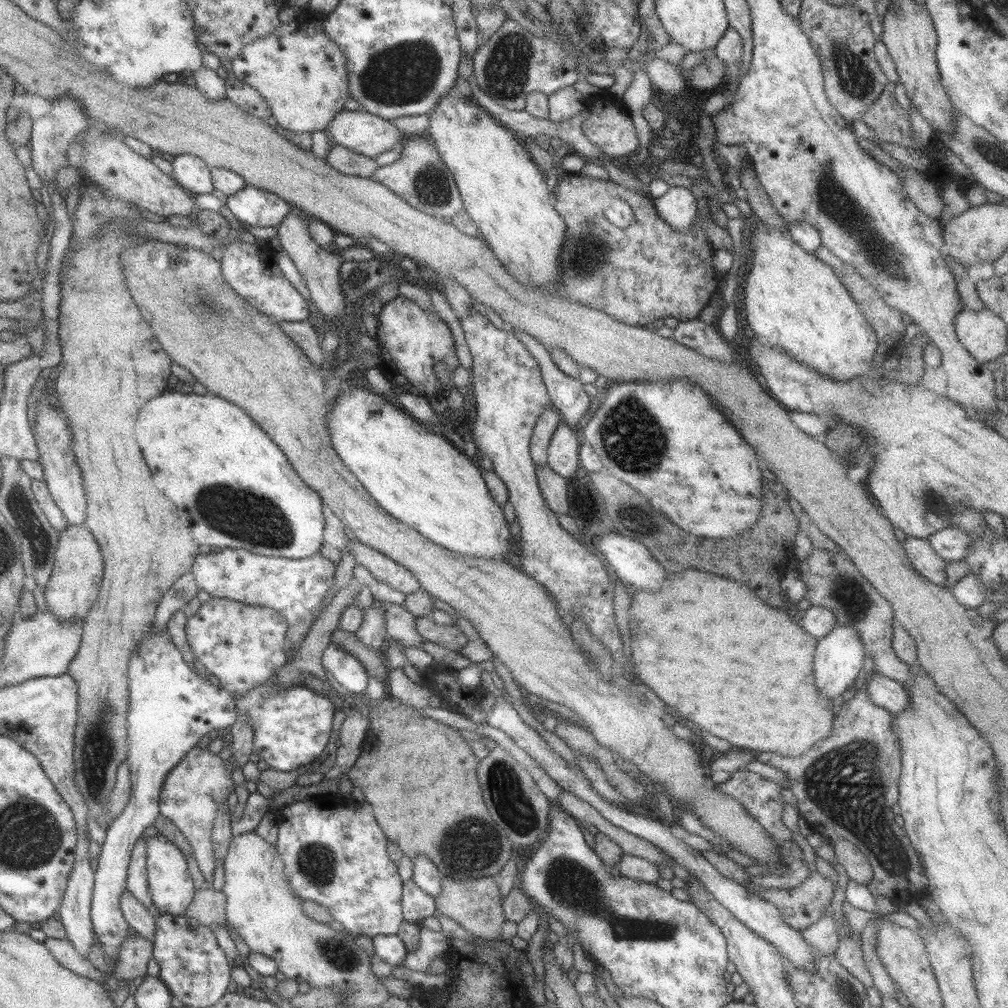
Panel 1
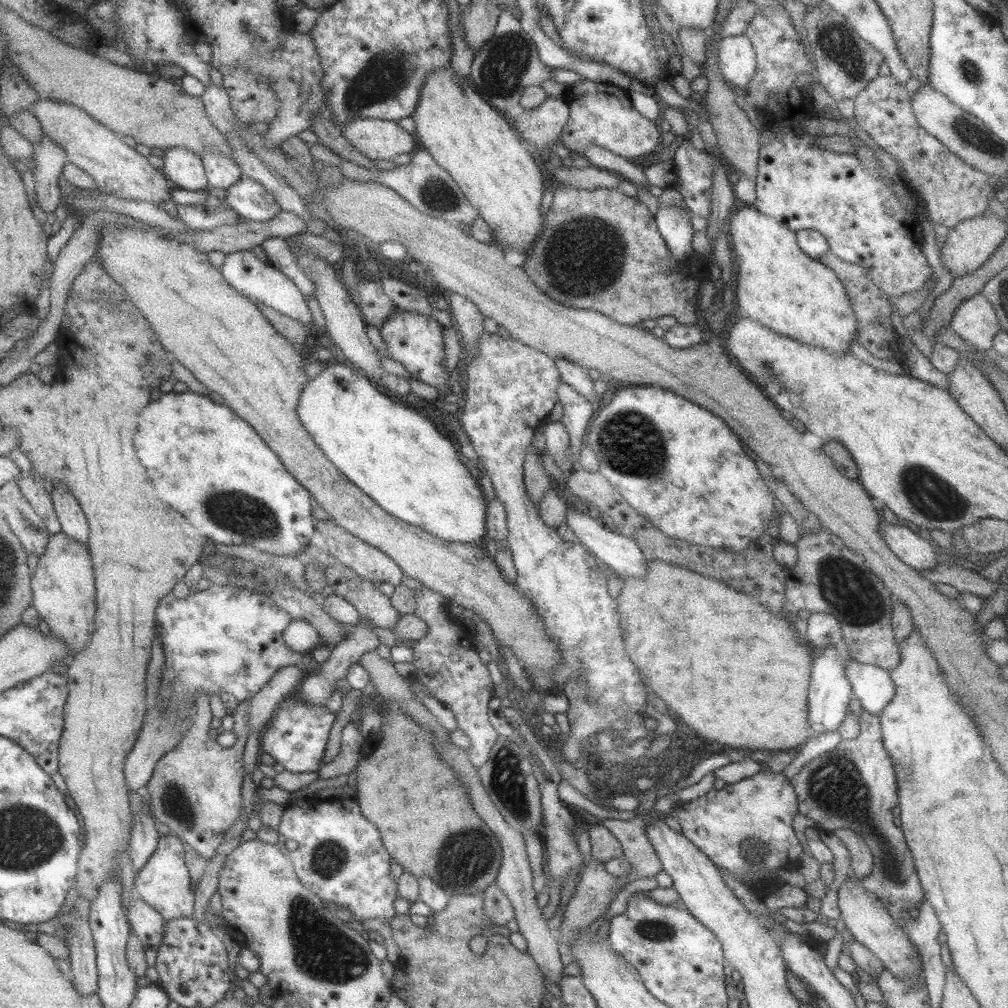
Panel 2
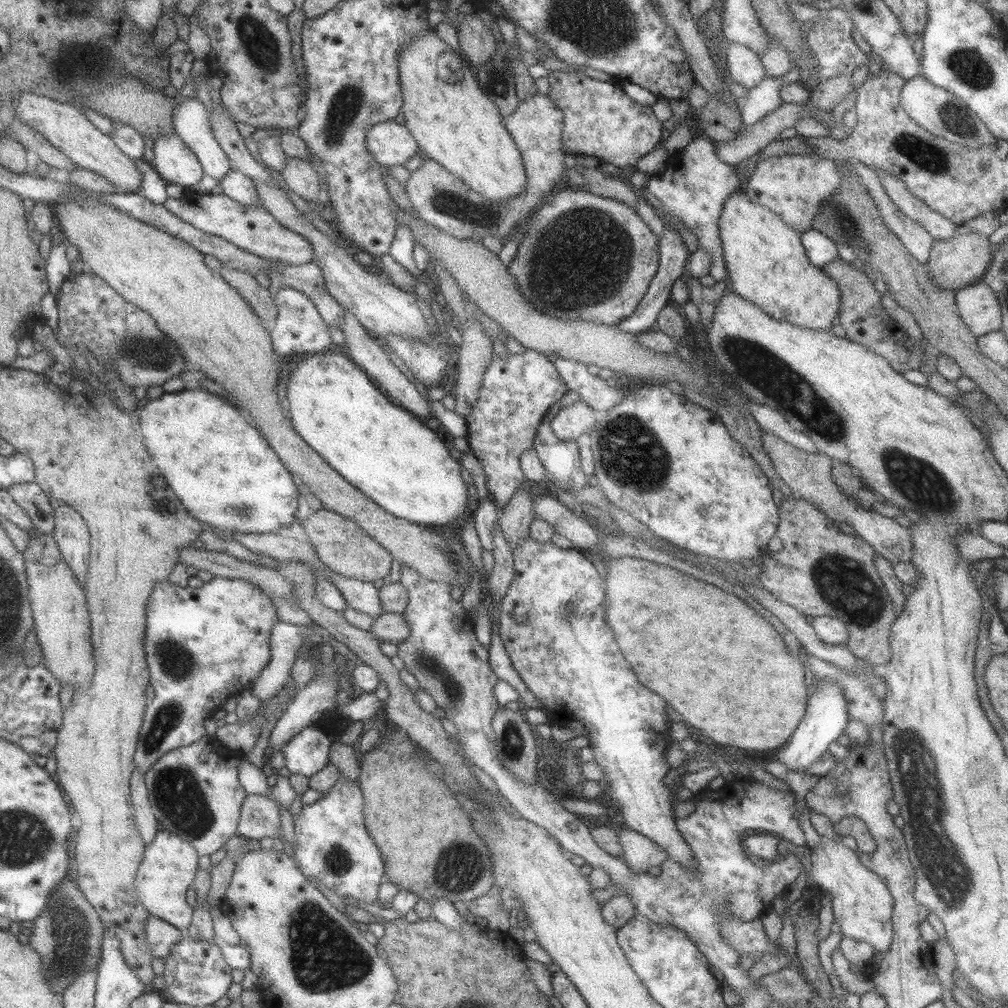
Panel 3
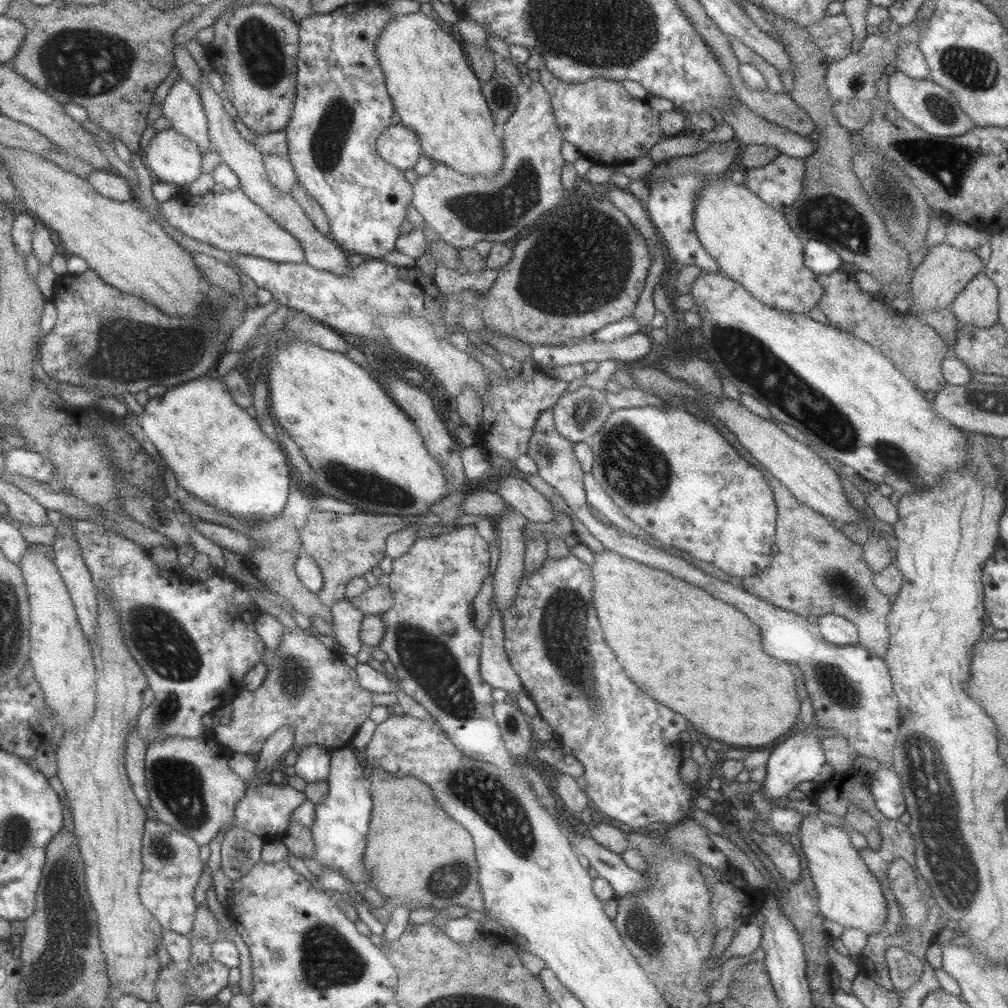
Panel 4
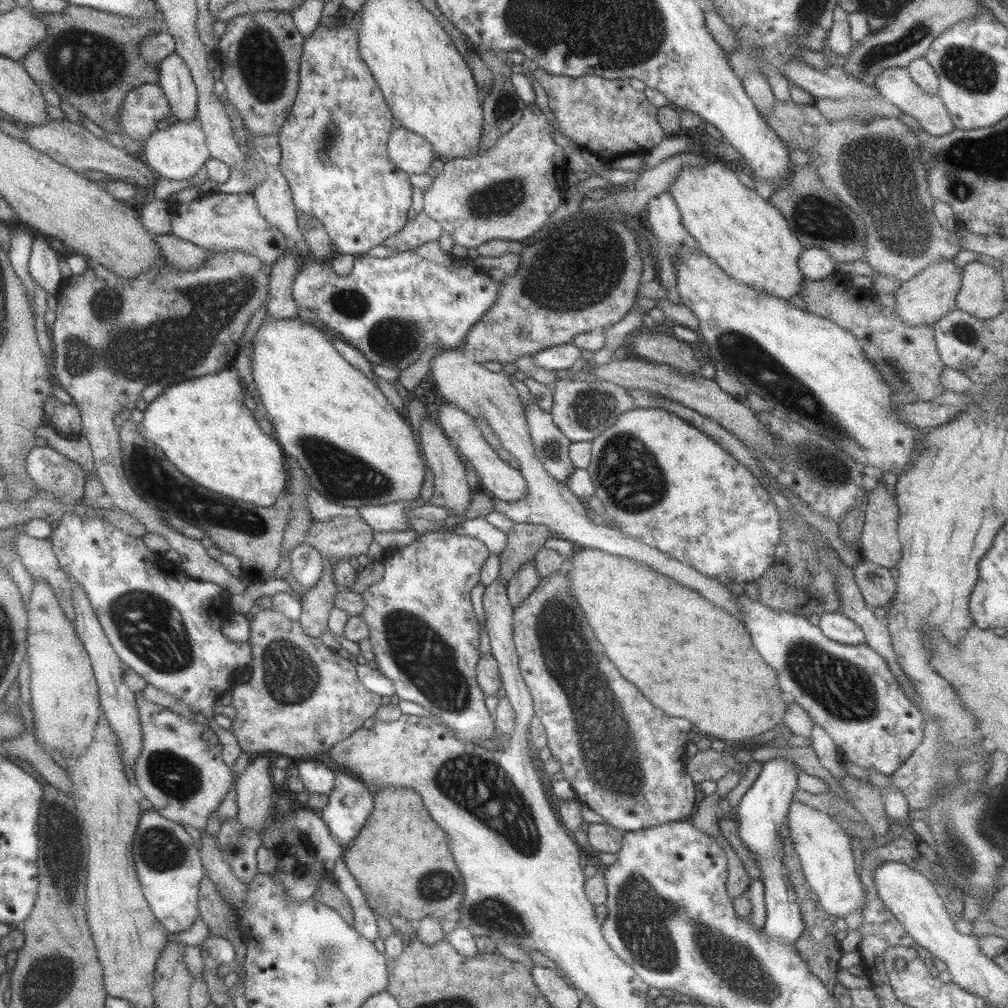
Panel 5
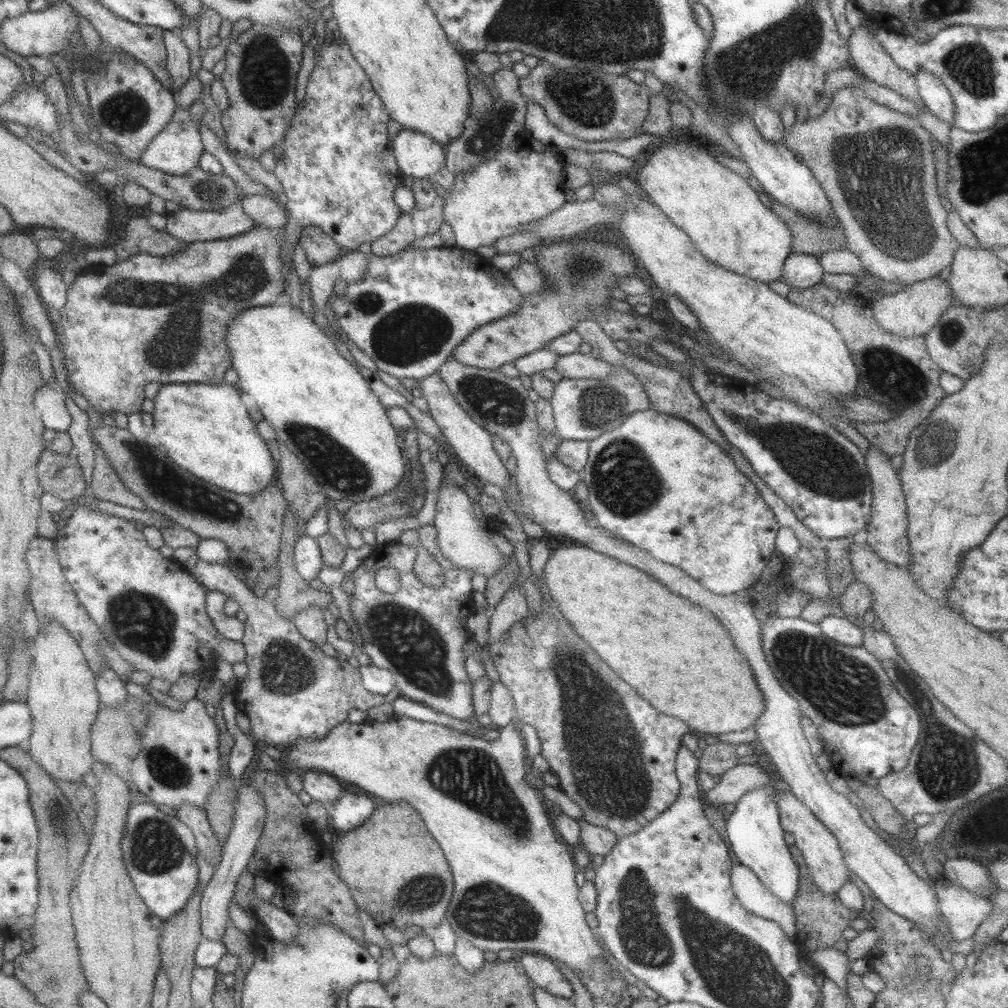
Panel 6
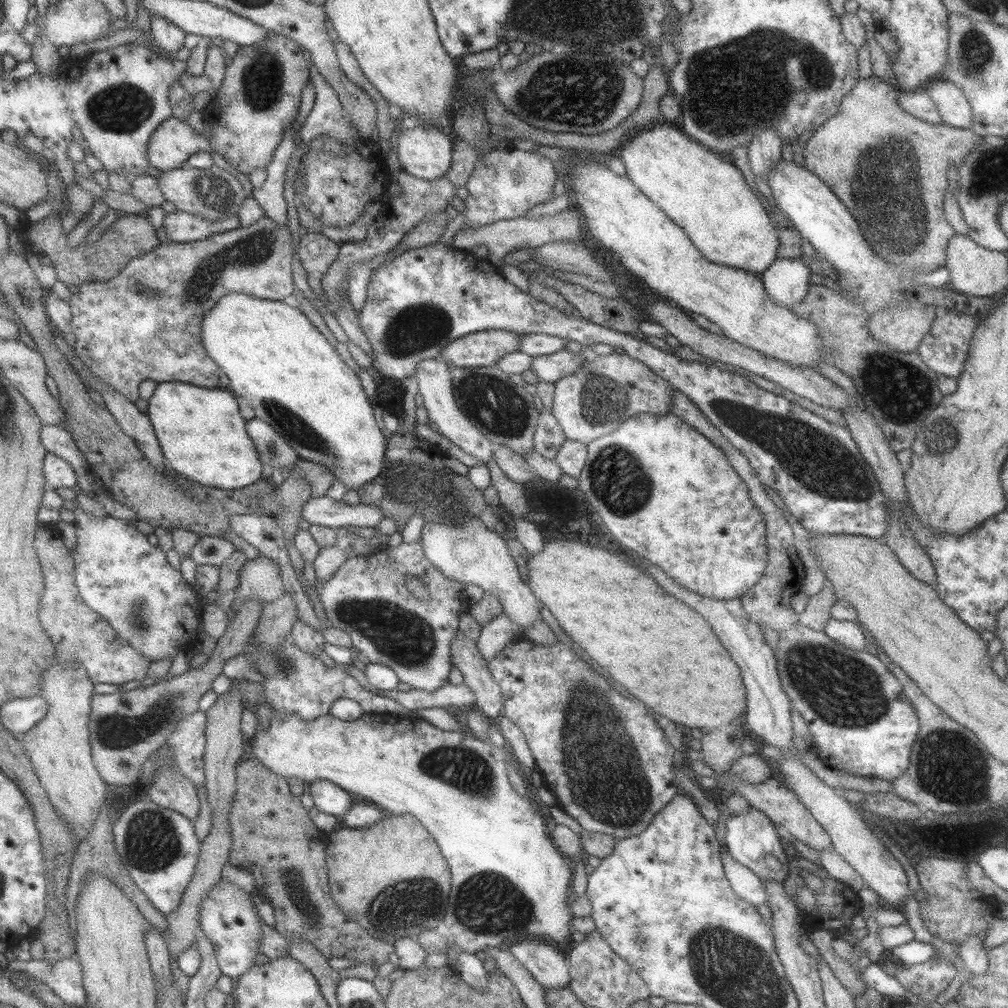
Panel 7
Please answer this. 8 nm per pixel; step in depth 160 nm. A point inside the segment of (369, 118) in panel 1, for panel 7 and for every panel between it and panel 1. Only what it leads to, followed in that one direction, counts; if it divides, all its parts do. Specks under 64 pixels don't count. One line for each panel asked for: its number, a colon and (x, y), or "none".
2: (378, 139)
3: (390, 144)
4: (396, 145)
5: (408, 152)
6: (416, 155)
7: (424, 152)

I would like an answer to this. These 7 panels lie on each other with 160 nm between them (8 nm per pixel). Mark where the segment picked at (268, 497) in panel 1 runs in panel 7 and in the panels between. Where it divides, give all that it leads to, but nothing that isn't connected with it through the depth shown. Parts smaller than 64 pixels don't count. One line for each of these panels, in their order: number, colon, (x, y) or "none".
2: (208, 464)
3: (225, 474)
4: (218, 452)
5: (202, 426)
6: (204, 427)
7: (202, 436)

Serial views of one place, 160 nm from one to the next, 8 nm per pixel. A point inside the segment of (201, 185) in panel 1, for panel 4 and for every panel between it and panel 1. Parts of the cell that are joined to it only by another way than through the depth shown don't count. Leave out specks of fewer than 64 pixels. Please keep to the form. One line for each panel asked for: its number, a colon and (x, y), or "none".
2: (183, 169)
3: (173, 161)
4: (170, 158)

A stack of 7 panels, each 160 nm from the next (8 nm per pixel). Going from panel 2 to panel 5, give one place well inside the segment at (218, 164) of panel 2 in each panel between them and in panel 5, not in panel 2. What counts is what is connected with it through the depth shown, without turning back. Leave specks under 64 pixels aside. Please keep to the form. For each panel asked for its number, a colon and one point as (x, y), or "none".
3: (190, 122)
4: (182, 107)
5: (174, 78)

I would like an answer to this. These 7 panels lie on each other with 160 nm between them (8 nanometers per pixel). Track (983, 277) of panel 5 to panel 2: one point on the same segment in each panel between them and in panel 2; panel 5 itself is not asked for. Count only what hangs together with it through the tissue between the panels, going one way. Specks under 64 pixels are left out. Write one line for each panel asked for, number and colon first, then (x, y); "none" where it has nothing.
2: (974, 321)
3: (977, 306)
4: (976, 304)

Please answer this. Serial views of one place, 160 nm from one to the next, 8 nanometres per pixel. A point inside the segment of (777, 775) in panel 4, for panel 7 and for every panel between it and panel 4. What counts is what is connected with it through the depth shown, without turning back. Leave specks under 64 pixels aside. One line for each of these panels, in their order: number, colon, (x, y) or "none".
5: (762, 809)
6: (755, 837)
7: (750, 839)

